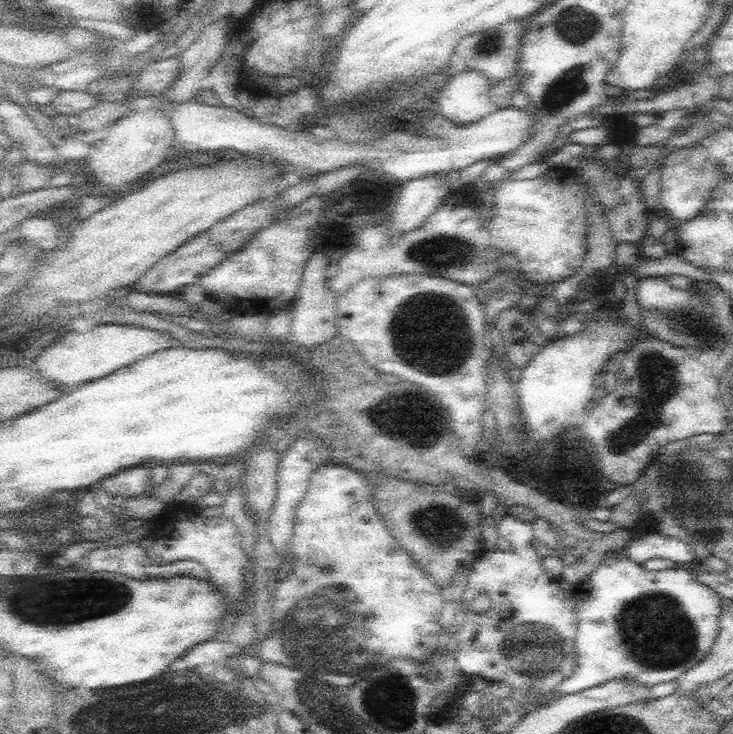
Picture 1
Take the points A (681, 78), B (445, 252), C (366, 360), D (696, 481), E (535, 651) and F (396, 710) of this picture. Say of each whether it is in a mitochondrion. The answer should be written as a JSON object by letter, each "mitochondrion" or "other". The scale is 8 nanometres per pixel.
{"A":"other","B":"mitochondrion","C":"other","D":"mitochondrion","E":"mitochondrion","F":"mitochondrion"}

